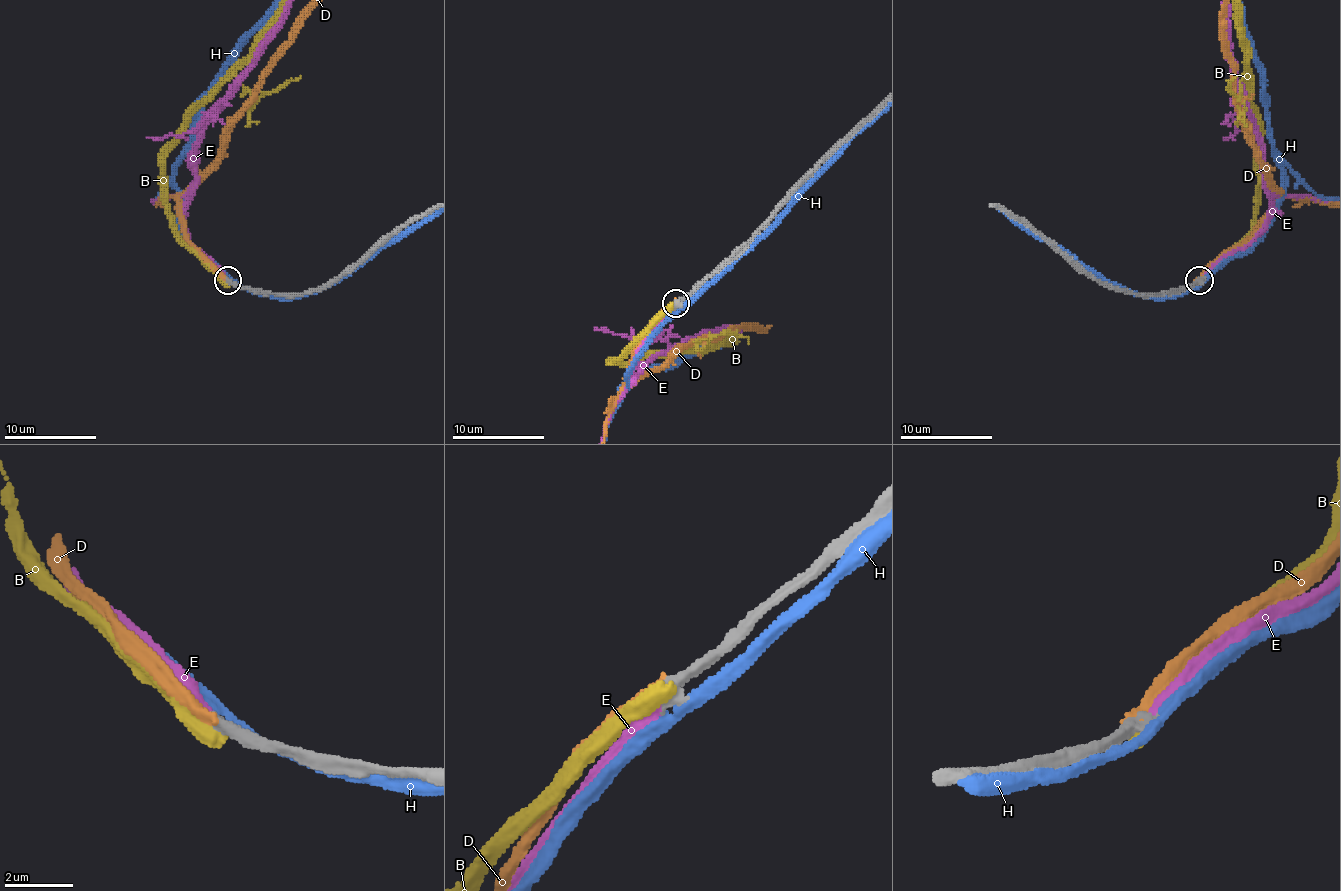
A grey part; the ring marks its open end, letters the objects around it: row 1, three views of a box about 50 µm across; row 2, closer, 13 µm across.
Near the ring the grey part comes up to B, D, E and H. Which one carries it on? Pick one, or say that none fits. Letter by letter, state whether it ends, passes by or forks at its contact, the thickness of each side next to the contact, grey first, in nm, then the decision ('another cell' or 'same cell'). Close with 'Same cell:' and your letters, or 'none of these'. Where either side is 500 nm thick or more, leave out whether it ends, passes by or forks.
B: 480 nm thick on the grey side, 550 nm on the other; another cell
D: it ends there; 480 nm thick on the grey side, 360 nm on the other; same cell
E: it ends there; 440 nm thick on the grey side, 360 nm on the other; another cell
H: it passes by; 460 nm thick on the grey side, 280 nm on the other; another cell
Same cell: D

